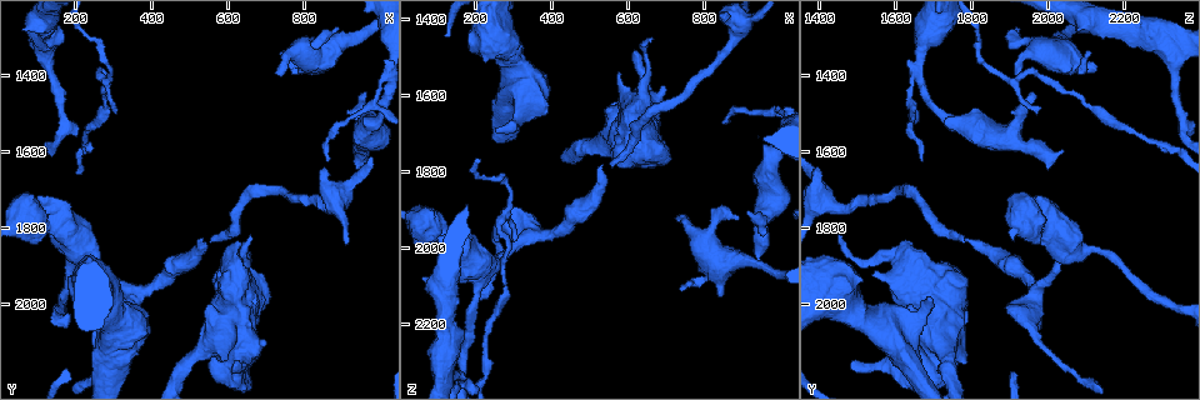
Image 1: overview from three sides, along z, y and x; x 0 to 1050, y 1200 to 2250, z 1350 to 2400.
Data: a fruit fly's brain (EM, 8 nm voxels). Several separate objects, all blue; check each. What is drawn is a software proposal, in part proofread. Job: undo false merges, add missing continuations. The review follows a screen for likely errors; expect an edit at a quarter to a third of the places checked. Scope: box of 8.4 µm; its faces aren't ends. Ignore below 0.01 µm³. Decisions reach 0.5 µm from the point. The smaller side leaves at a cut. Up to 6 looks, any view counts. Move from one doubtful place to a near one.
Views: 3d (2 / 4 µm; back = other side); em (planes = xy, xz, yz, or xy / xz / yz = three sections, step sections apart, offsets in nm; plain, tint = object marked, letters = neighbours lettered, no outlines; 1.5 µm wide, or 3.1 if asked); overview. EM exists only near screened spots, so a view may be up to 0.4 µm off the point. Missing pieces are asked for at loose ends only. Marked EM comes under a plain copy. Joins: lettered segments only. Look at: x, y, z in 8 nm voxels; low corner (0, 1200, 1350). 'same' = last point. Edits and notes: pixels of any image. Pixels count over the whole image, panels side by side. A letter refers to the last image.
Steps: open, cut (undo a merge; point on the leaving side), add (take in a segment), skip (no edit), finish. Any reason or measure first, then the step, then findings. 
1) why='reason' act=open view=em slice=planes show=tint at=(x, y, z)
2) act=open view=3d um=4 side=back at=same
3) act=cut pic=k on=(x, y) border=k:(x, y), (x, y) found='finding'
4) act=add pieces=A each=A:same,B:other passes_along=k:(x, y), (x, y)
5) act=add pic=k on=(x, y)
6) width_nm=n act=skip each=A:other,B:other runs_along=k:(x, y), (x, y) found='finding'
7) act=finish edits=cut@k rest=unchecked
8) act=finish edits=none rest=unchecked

why='thin end' act=open view=em slice=xy step=8 show=letters at=(855, 1625, 1670)

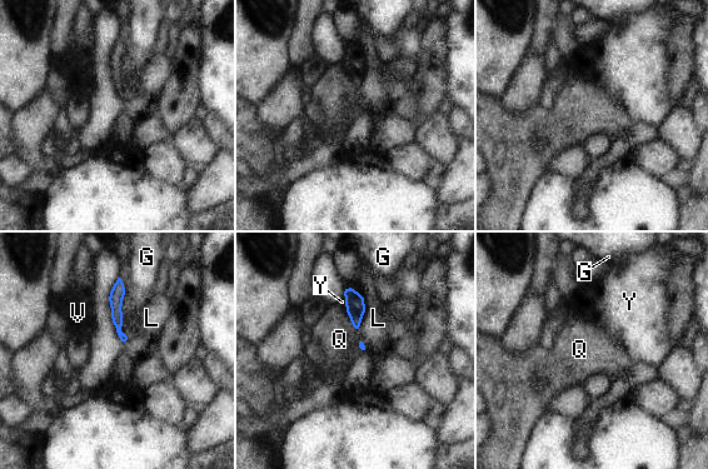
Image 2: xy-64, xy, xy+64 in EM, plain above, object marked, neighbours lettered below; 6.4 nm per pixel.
act=skip each=G:other,L:other,Q:other,V:other,Y:other border=2:(345, 310), (350, 323), (359, 330) found='no lettered segment goes on from it'

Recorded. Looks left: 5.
why='an open end' act=open view=3d um=4 at=(845, 1390, 2120)

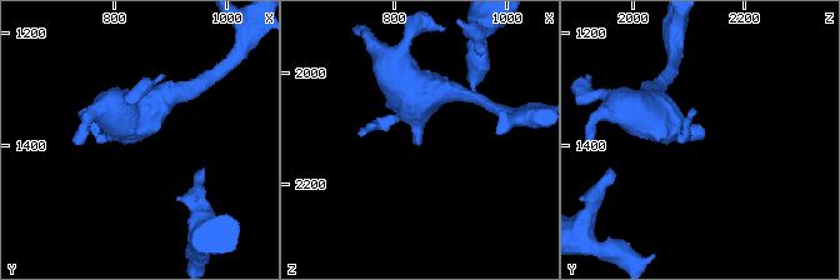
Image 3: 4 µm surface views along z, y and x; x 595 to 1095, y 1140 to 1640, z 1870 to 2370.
why='need the tissue' act=open view=em slice=xz step=4 show=tint at=(855, 1390, 2125)

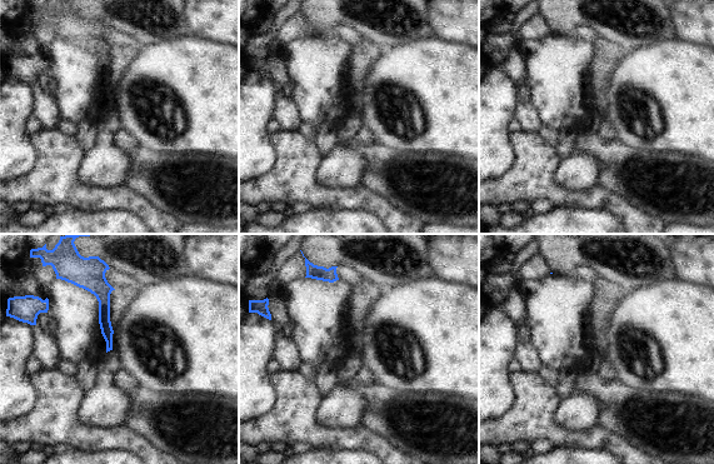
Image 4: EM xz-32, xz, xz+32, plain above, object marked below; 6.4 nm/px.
act=open view=em slice=planes show=letters at=same

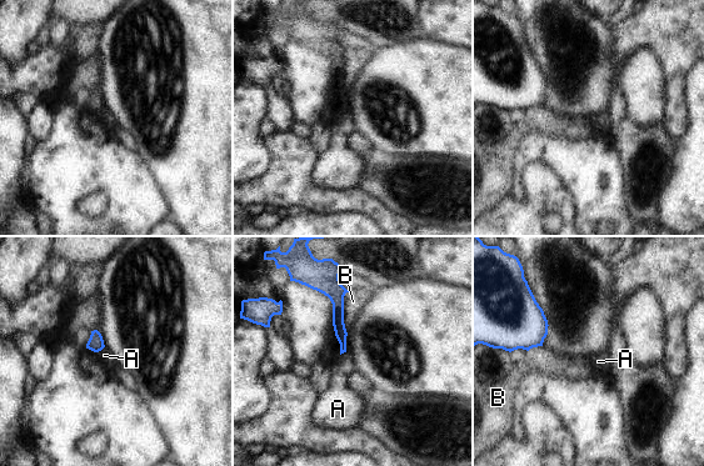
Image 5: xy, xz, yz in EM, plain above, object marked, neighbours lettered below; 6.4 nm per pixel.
act=skip each=A:other,B:other found='none of them fits'

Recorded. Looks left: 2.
why='branch stops here' act=open view=3d um=2 at=(575, 1920, 1535)

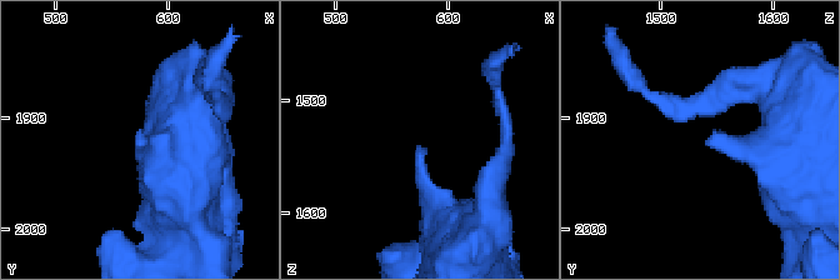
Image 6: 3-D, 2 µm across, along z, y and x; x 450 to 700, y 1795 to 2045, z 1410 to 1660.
act=open view=em slice=xy step=4 show=letters at=(572, 1920, 1540)

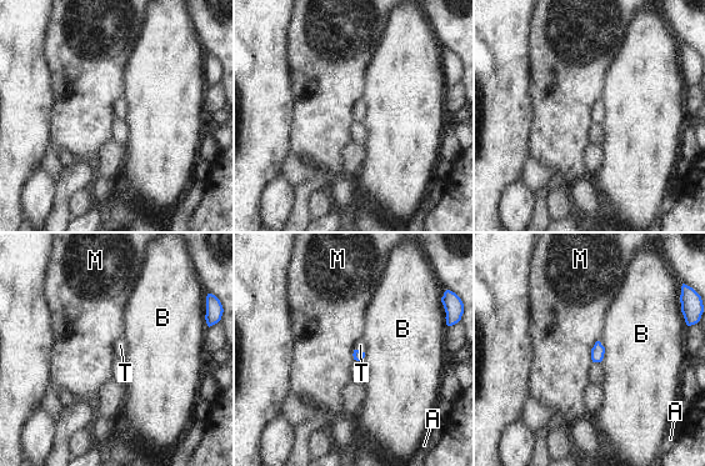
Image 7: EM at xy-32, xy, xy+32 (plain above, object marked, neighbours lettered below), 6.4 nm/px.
act=add pieces=T each=A:other,B:other,M:other,T:same passes_along=7:(358, 355), (360, 351), (360, 345) found='the cell continues'

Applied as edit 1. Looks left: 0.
act=finish edits=add@7 rest=unchecked

